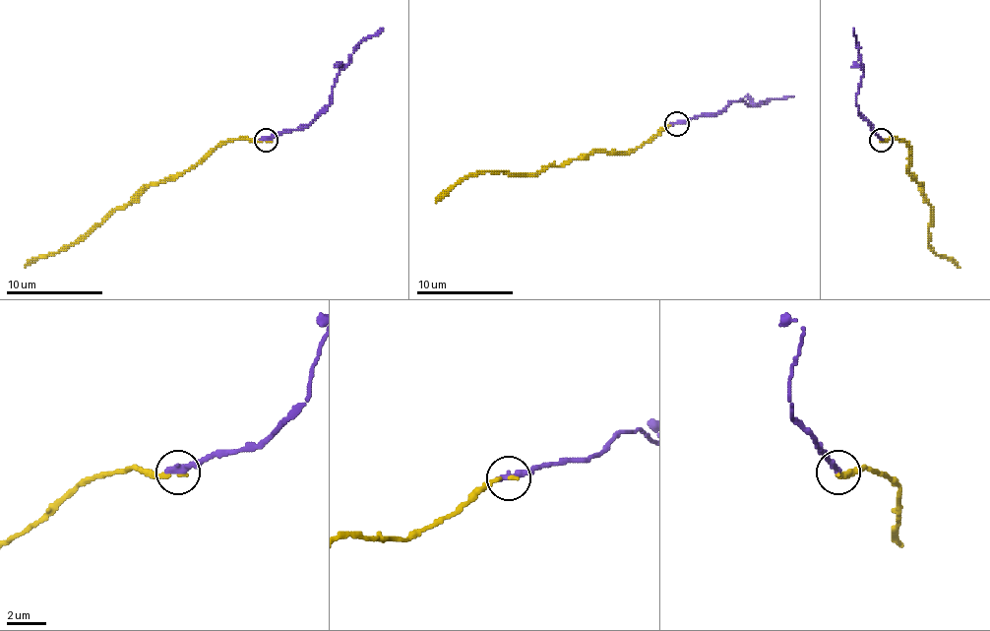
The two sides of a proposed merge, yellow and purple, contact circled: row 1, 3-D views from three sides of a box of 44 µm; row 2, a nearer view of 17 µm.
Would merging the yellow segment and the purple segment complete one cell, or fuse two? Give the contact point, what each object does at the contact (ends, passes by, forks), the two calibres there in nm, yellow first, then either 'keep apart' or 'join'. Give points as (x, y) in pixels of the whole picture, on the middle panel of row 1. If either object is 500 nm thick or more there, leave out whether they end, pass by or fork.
at (677, 123); yellow ends there; purple ends there; 240 nm thick on the yellow side, 400 nm on the other; join

